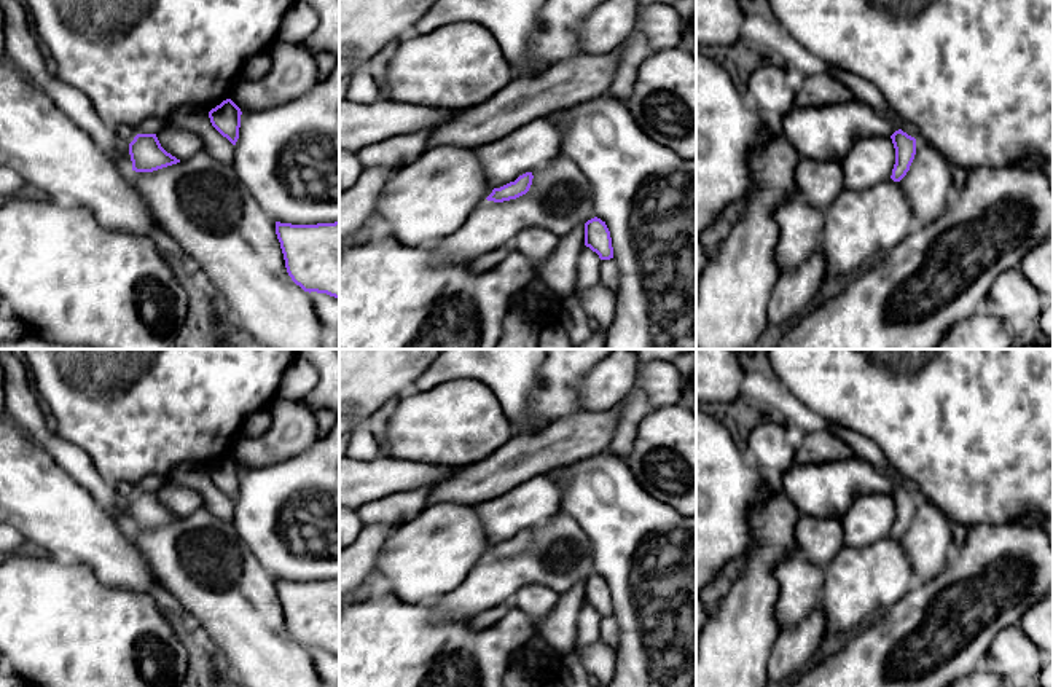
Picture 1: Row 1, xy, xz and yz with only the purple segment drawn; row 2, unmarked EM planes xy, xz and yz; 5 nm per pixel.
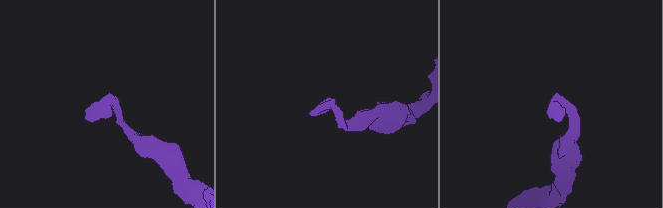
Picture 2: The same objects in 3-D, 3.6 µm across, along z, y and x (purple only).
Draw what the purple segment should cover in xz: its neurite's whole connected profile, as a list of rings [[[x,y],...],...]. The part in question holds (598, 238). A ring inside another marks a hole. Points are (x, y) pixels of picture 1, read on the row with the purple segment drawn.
[[[594,217],[585,223],[585,245],[596,252],[601,260],[613,258],[612,238],[605,222]]]

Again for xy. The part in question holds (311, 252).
[[[276,222],[276,234],[292,281],[304,292],[327,293],[339,300],[339,222]]]

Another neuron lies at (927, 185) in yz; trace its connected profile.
[[[922,139],[916,140],[916,155],[906,175],[900,180],[914,215],[916,226],[940,218],[954,191],[951,164],[943,153]]]

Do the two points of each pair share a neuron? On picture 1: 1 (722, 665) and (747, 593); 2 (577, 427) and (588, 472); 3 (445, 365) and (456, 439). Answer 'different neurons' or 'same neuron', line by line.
1: same neuron
2: different neurons
3: different neurons

